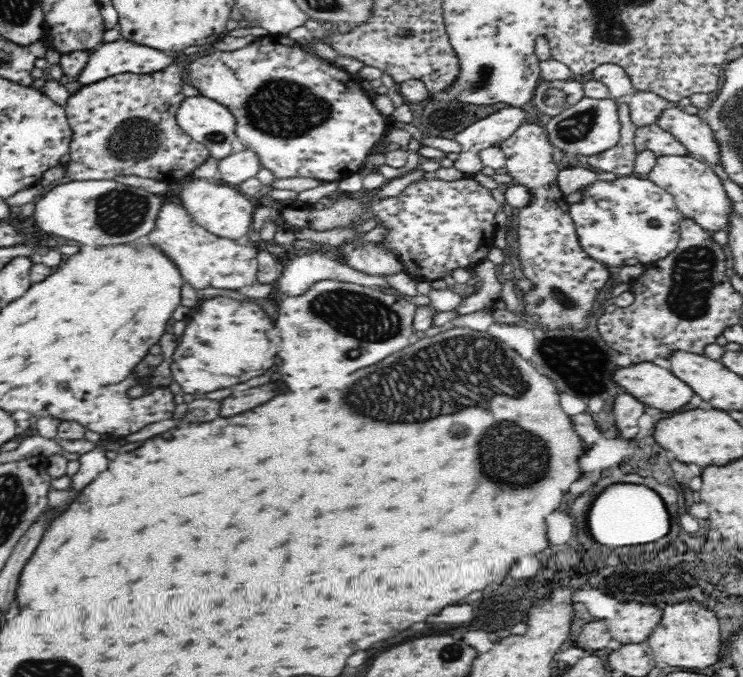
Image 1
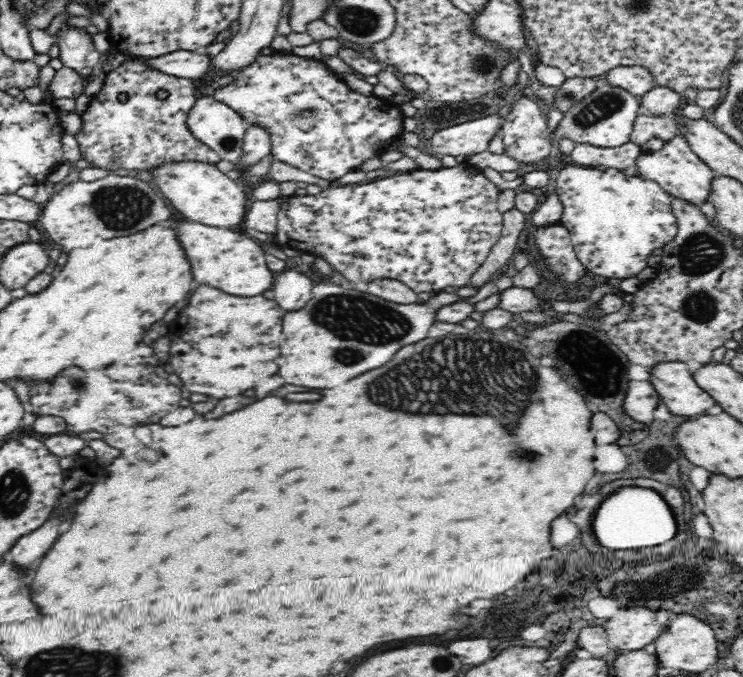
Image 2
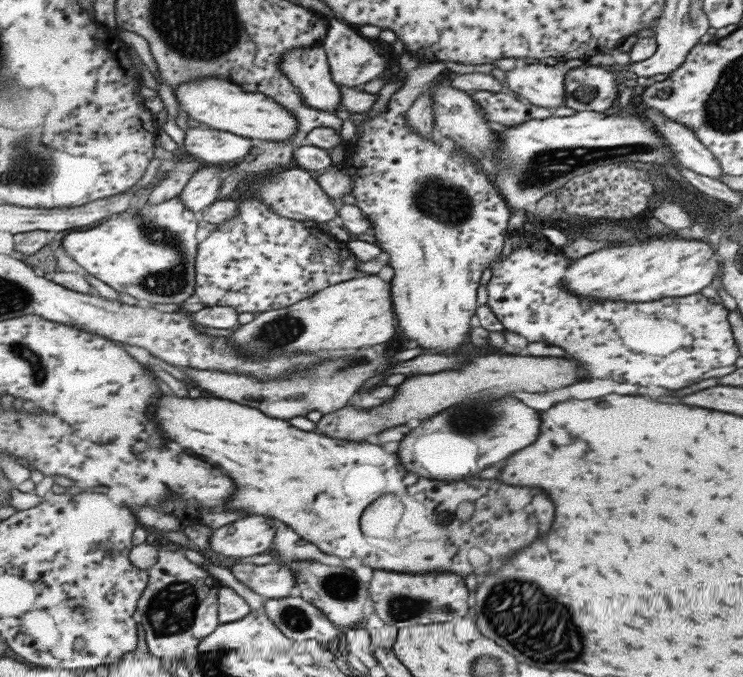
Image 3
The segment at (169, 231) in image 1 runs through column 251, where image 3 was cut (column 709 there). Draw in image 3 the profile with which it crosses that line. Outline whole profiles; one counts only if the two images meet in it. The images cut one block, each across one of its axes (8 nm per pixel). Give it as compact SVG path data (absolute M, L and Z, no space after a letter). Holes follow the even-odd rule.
M676 236L660 240L647 240L647 242L619 246L619 248L601 248L578 259L573 259L573 262L565 268L563 280L565 280L565 289L579 297L625 302L651 302L665 297L699 294L701 288L711 285L713 276L717 274L717 268L719 268L719 258L710 244Z

